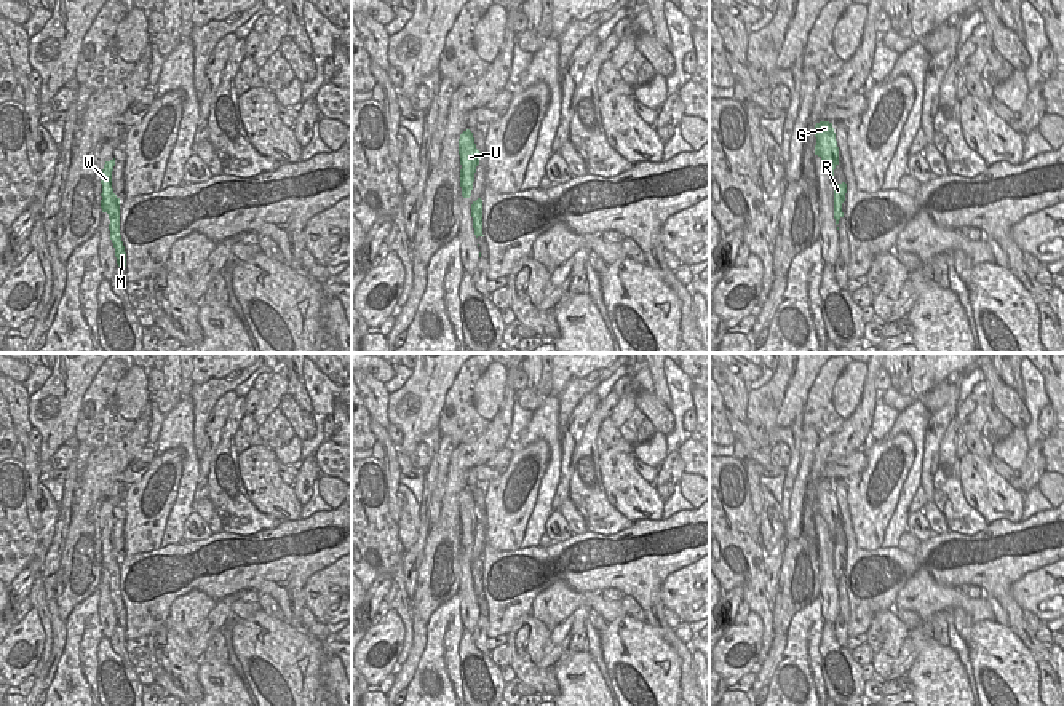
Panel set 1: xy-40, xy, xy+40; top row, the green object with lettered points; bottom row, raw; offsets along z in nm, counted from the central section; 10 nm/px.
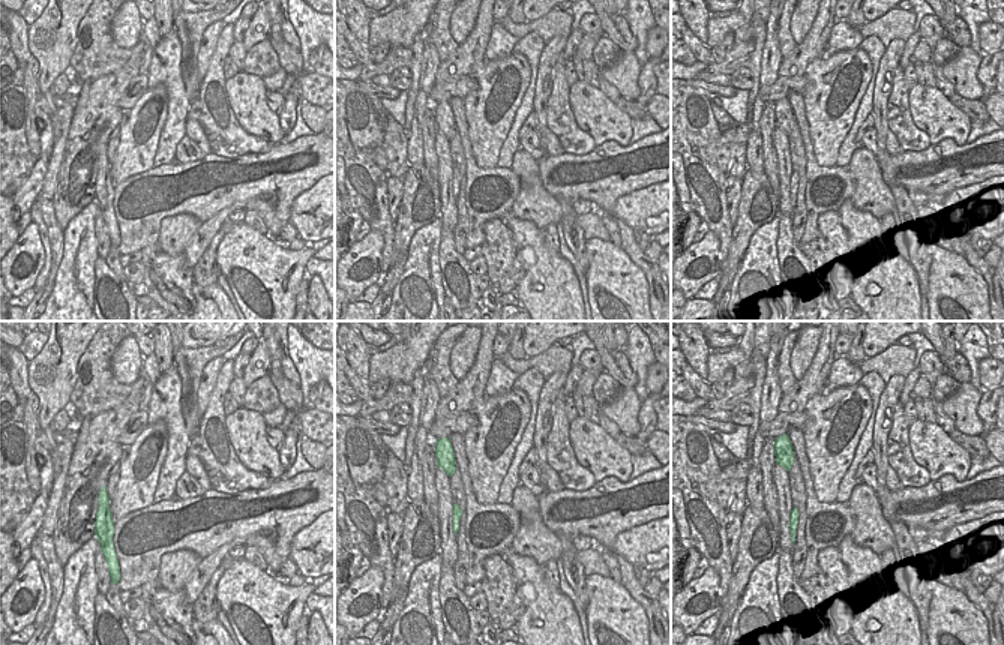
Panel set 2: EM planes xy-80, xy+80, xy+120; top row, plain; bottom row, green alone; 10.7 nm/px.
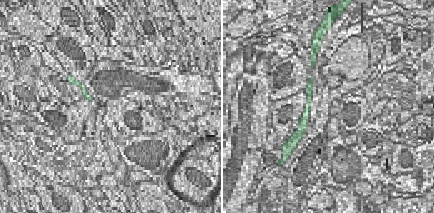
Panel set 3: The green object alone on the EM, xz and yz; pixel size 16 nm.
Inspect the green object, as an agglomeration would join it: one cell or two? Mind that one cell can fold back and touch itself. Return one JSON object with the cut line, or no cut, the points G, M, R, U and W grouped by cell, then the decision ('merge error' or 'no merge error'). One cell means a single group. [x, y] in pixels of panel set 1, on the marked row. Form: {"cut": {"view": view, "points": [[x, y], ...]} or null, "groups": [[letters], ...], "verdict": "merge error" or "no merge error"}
{"cut": {"view": "xy", "points": [[472, 205], [478, 235]]}, "groups": [["G", "M", "U", "W"], ["R"]], "verdict": "merge error"}

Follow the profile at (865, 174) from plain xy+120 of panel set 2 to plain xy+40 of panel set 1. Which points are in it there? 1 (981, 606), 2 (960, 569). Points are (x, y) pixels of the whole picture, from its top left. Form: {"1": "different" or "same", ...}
{"1": "same", "2": "different"}

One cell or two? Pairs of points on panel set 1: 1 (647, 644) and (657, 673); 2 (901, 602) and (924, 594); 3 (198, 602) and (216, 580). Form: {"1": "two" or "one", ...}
{"1": "one", "2": "one", "3": "two"}

